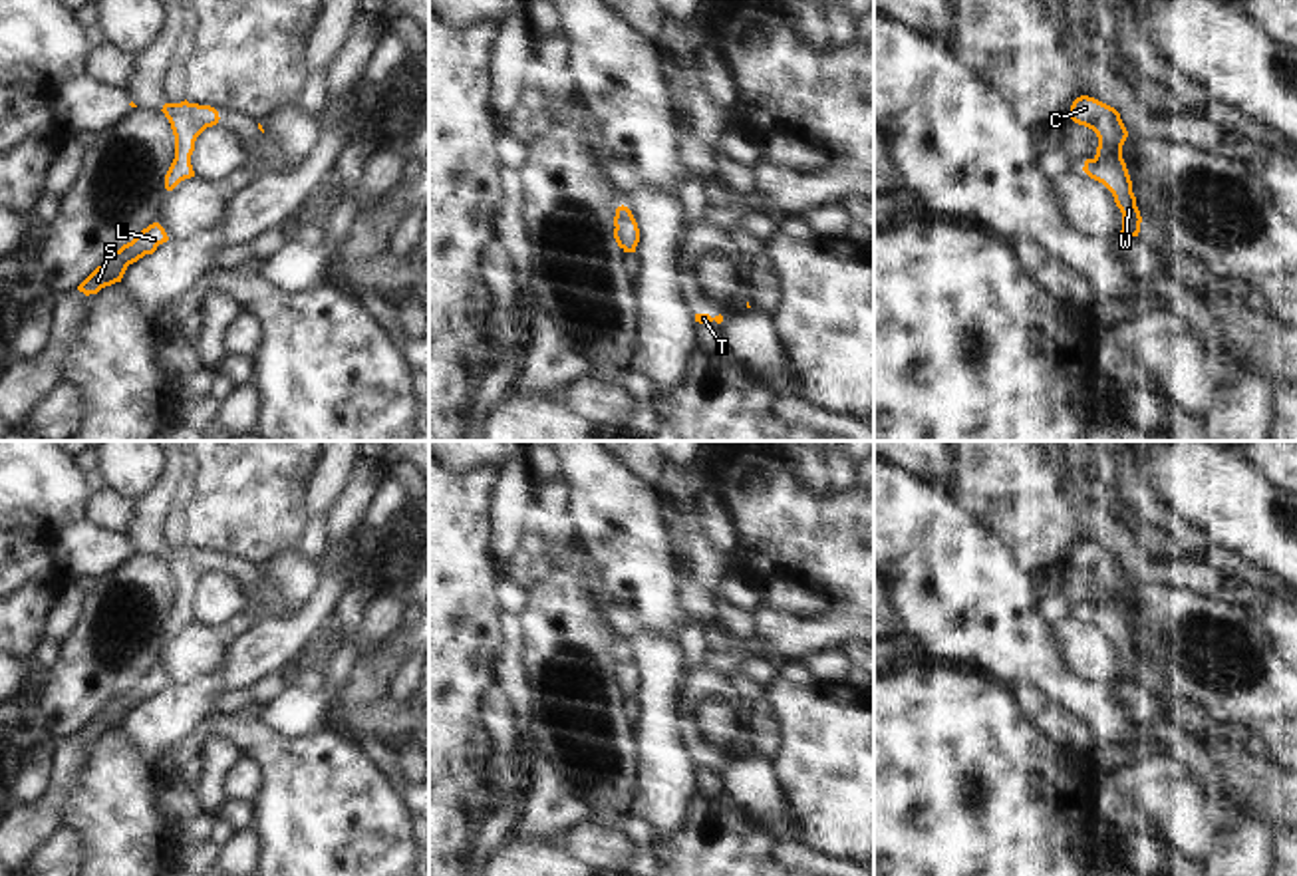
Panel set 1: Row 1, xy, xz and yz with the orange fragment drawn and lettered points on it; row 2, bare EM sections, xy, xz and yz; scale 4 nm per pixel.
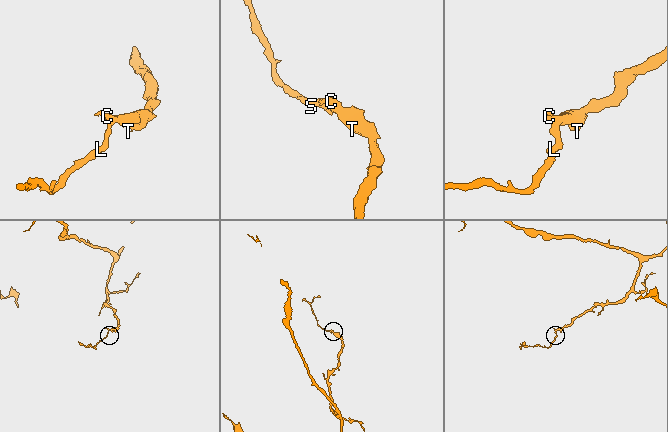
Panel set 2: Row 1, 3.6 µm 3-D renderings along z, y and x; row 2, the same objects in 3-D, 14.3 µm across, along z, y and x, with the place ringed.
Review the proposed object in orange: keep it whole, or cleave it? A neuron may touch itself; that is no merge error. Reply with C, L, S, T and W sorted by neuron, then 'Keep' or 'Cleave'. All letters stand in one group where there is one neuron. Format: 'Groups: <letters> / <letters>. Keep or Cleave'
Groups: C L S T W. Keep

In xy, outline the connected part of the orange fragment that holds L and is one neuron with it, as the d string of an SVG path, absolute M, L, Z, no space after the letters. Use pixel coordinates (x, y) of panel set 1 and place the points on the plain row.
M159 667L143 673L131 687L111 697L101 711L97 711L77 735L85 741L97 739L101 733L121 727L129 709L137 707L145 699L153 699L159 689L167 687L169 681Z

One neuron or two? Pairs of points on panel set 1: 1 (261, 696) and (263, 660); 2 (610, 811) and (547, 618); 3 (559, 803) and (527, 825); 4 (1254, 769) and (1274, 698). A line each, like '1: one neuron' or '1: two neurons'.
1: two neurons
2: one neuron
3: one neuron
4: two neurons

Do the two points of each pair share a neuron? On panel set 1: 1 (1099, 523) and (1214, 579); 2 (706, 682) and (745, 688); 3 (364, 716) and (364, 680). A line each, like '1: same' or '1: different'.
1: same
2: different
3: different

